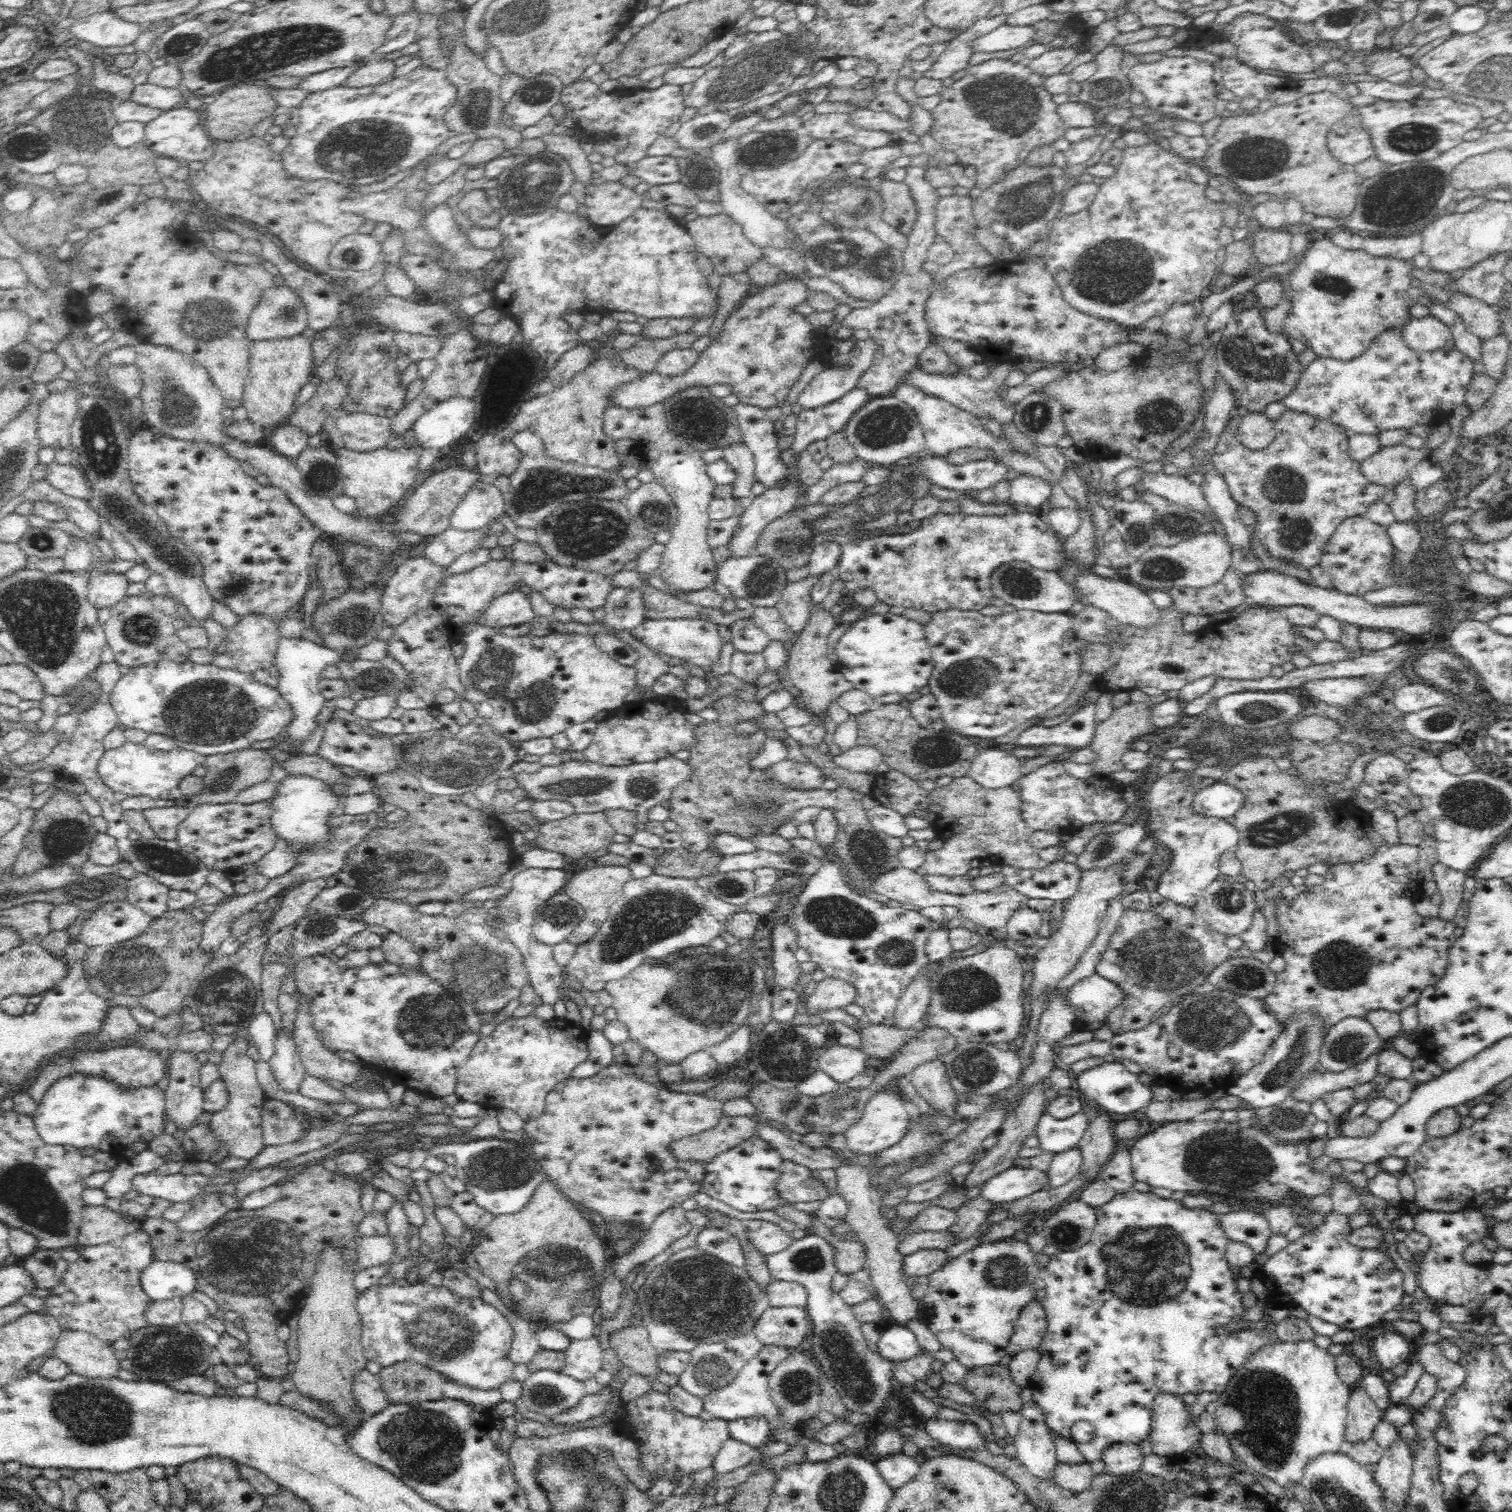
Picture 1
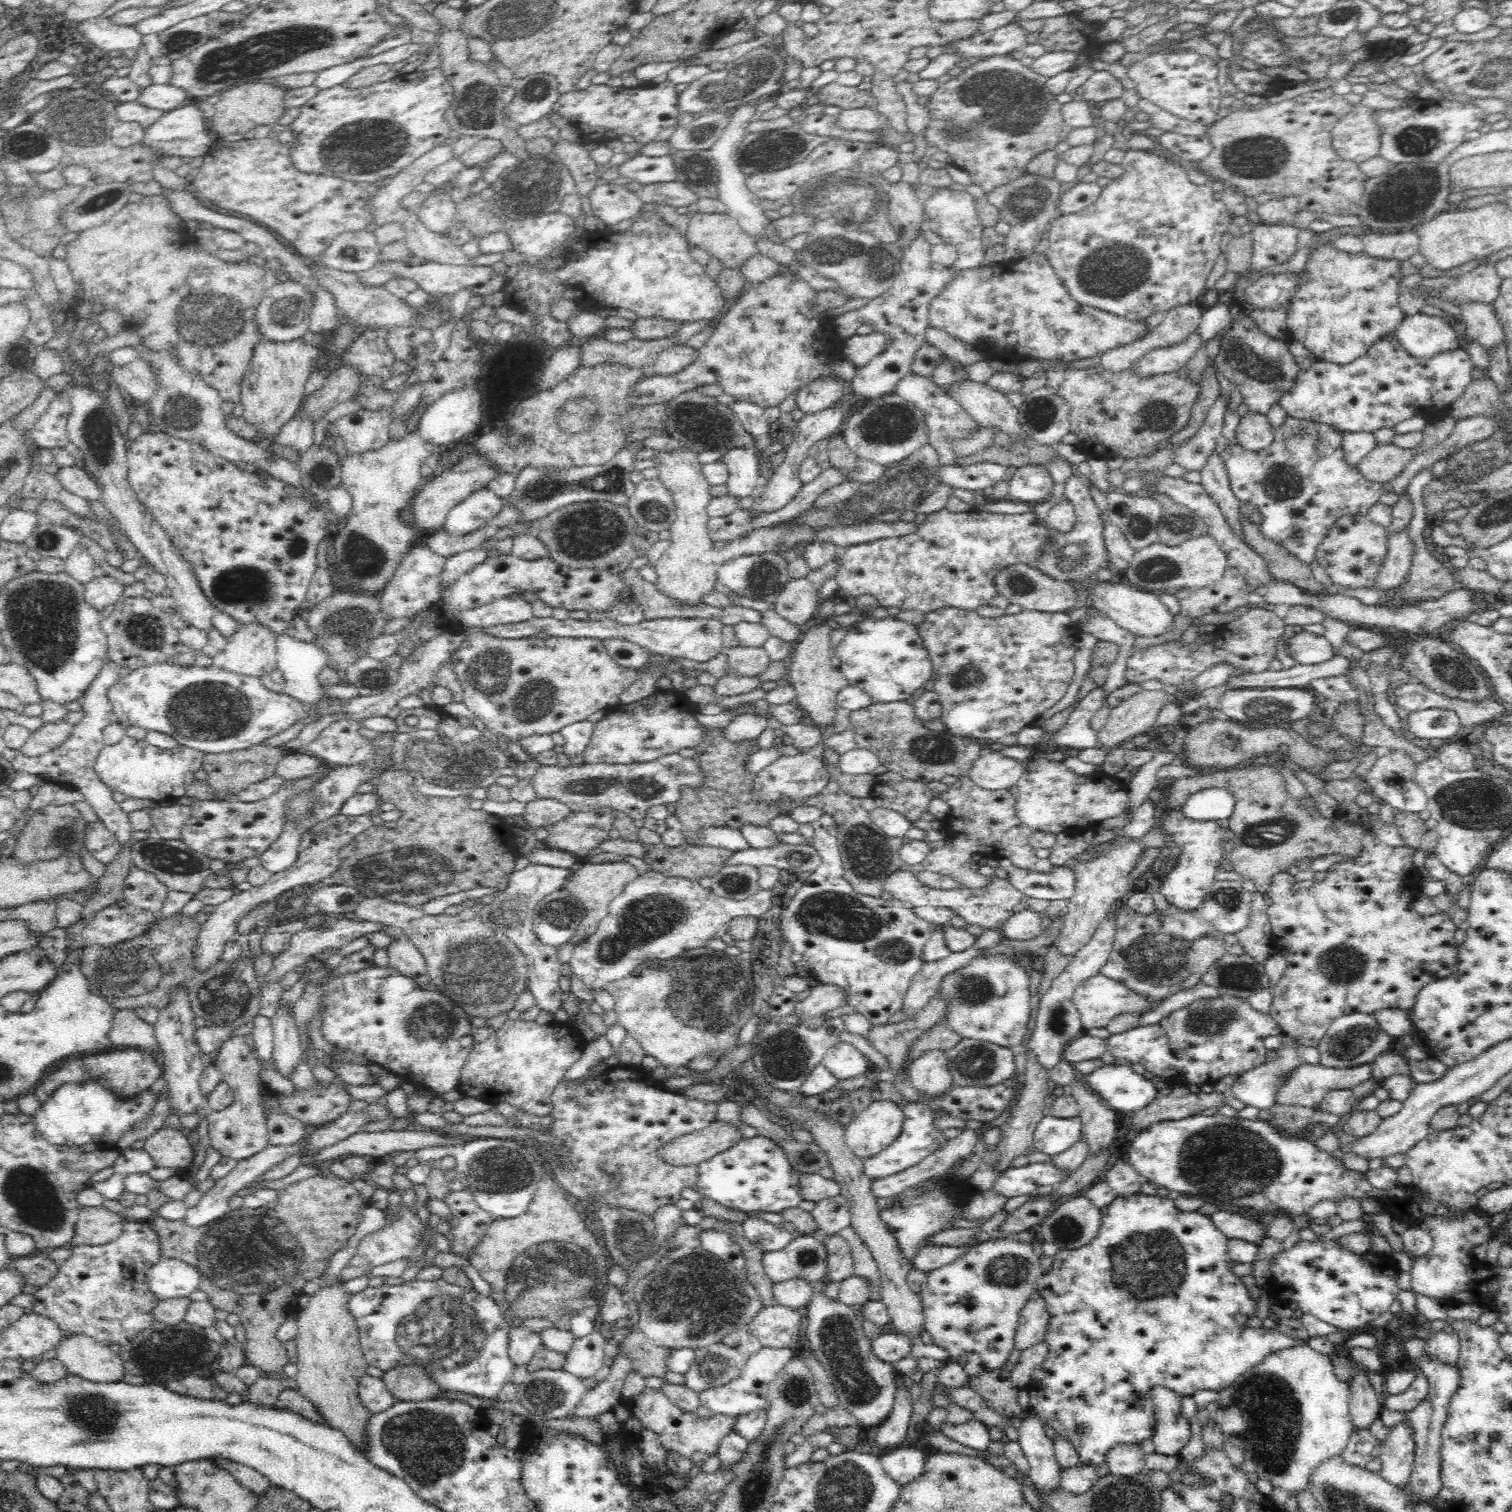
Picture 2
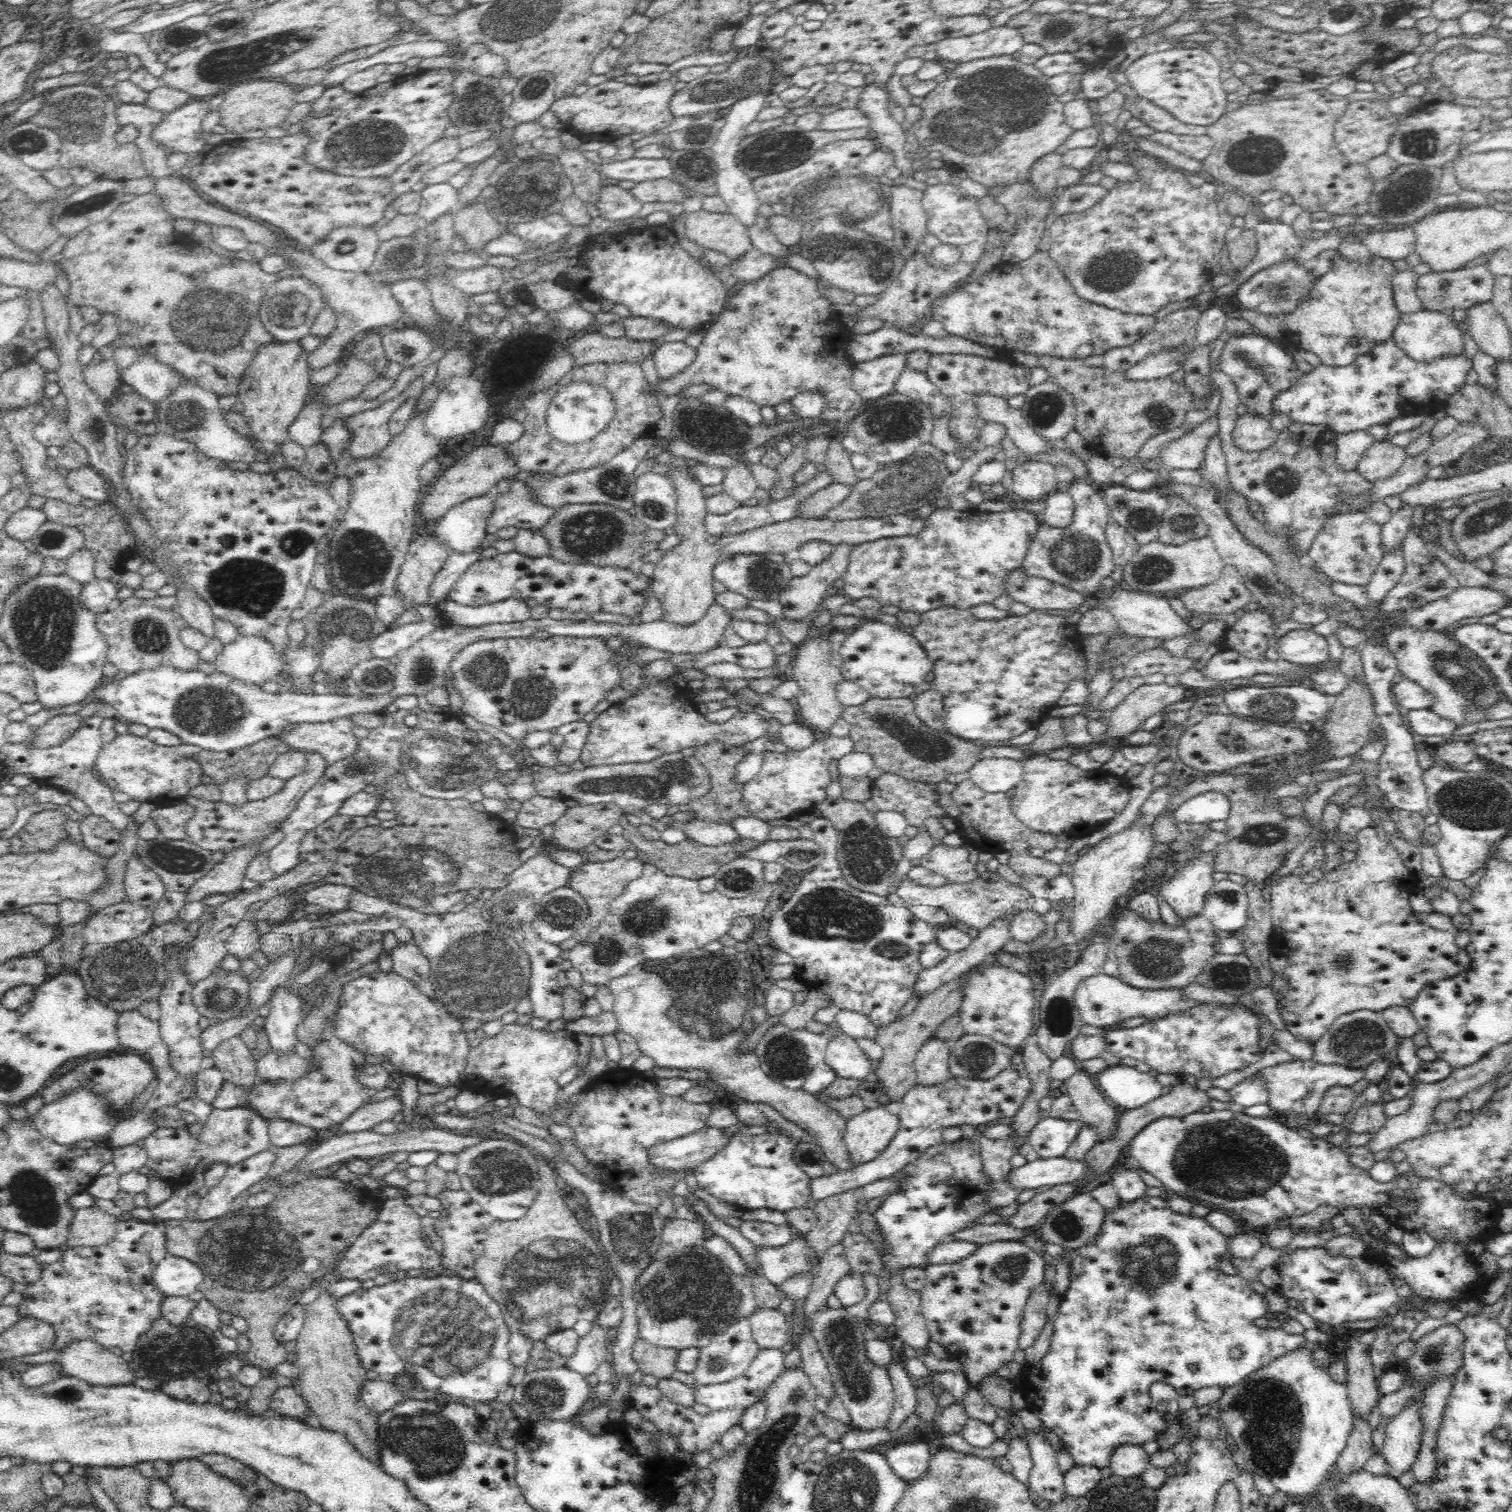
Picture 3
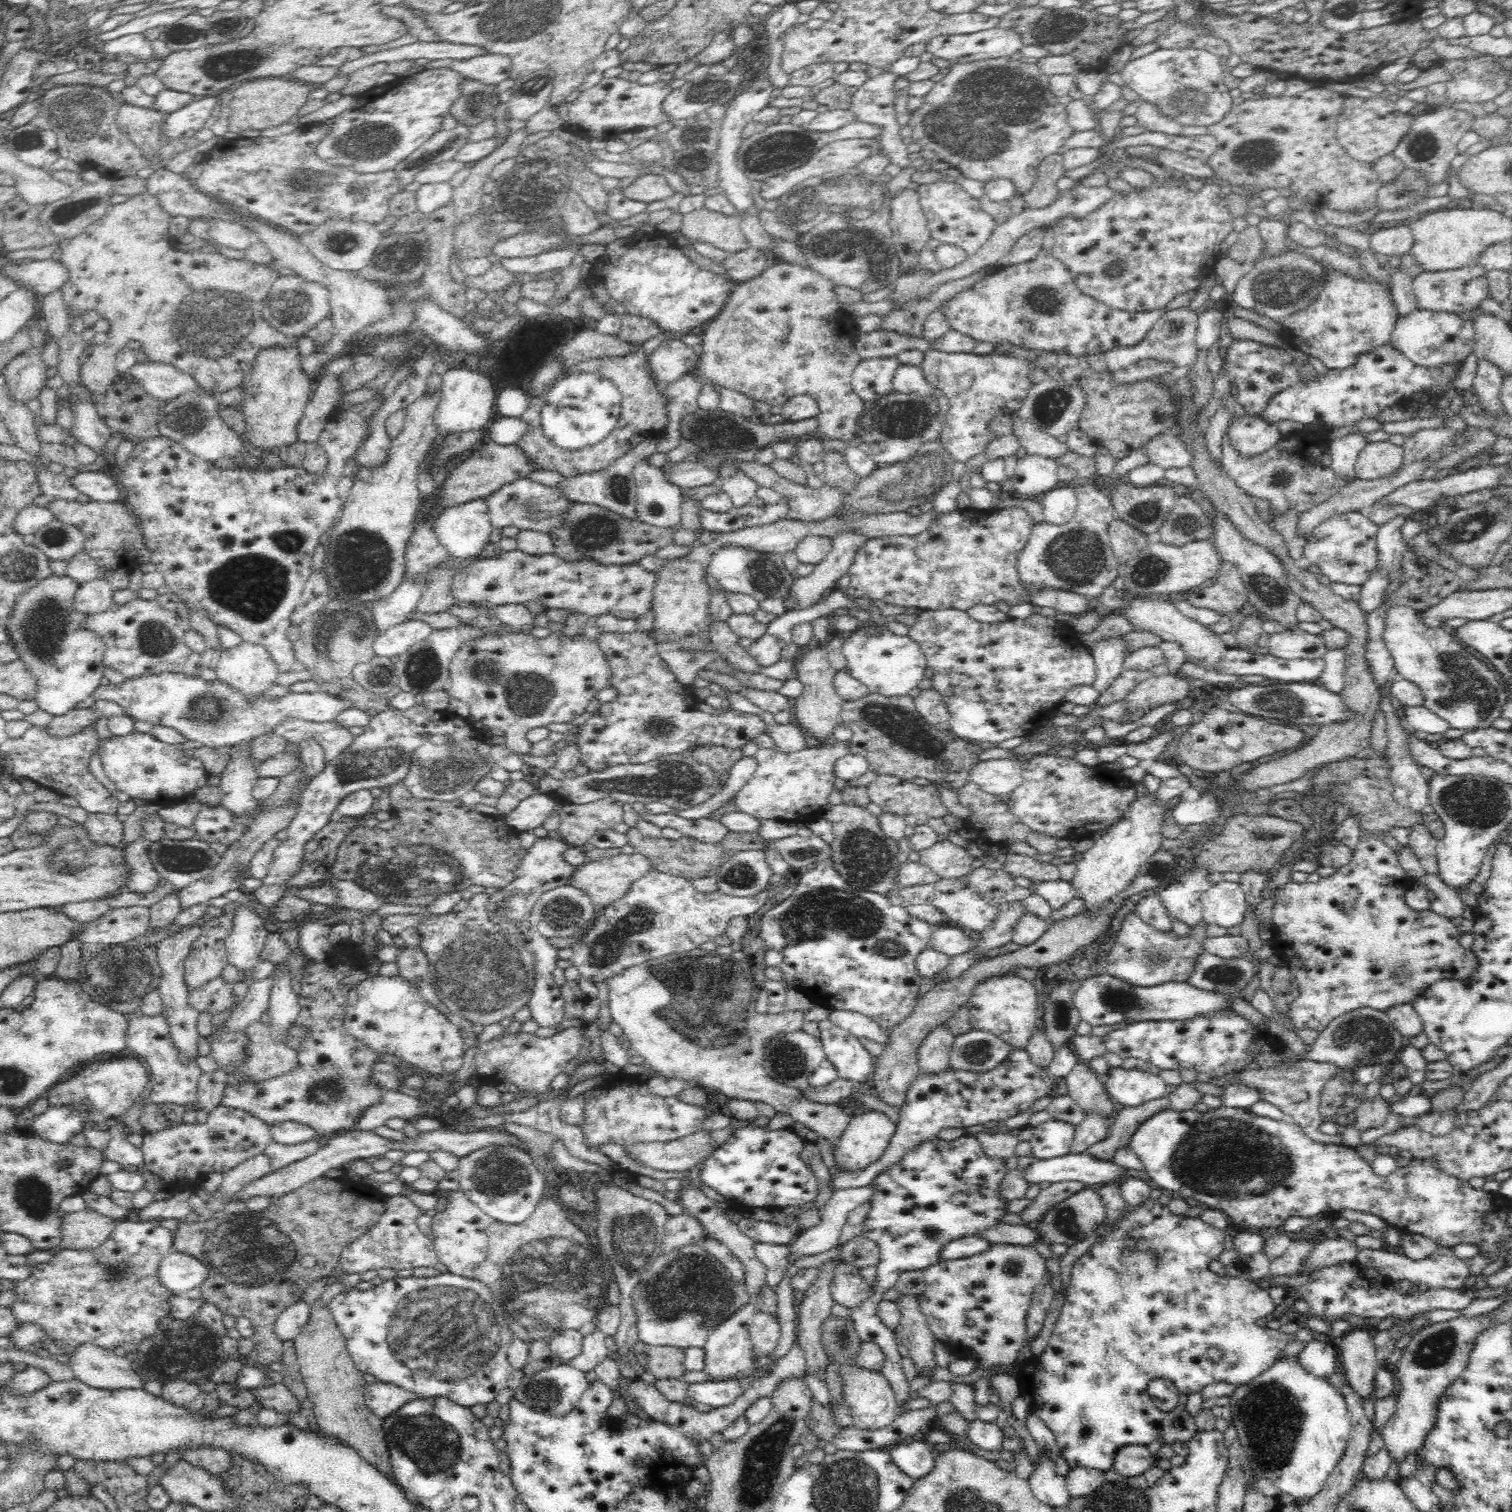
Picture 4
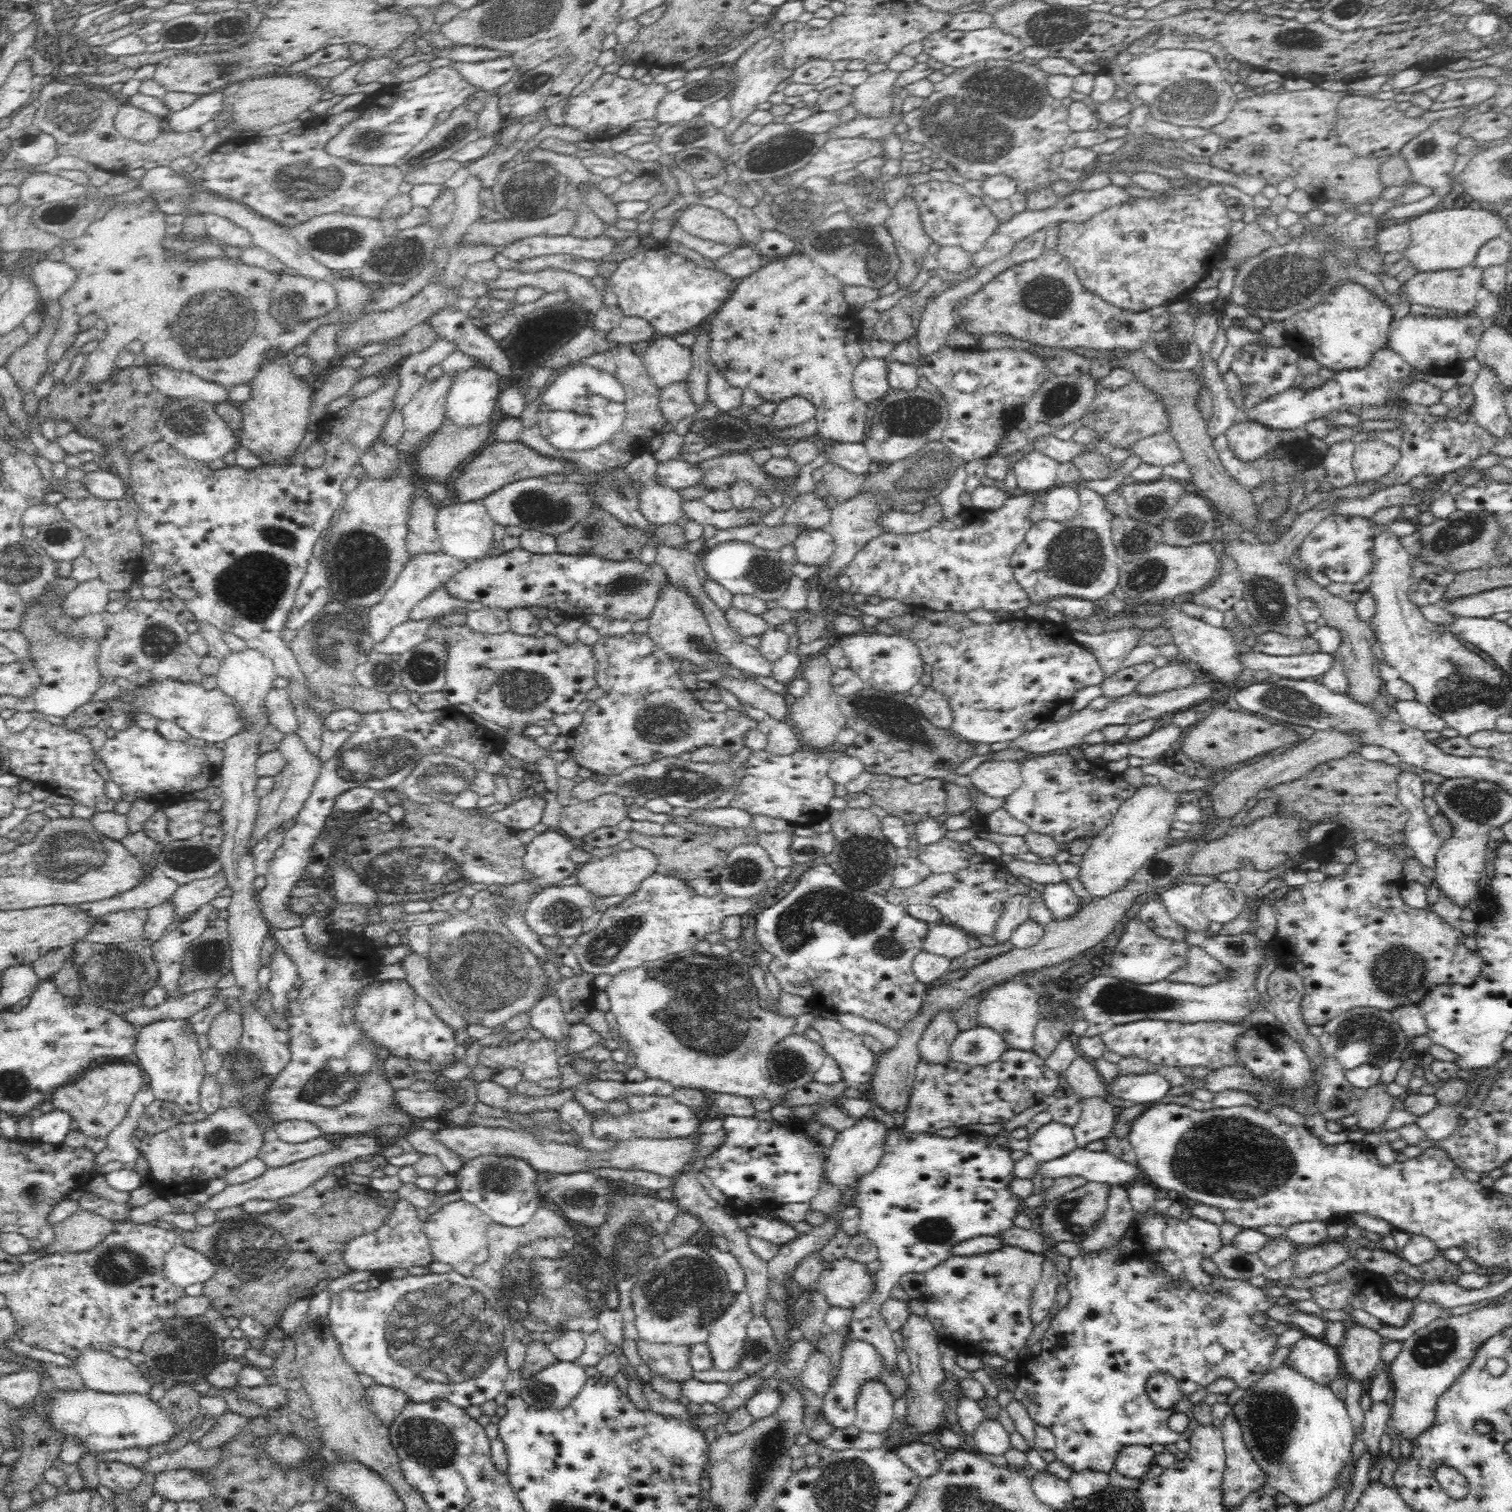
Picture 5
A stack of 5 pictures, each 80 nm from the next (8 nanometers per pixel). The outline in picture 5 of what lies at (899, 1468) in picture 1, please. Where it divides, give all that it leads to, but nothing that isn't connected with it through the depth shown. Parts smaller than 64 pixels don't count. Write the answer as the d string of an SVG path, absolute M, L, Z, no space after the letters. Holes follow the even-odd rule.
M914 1440L911 1443L900 1444L894 1448L894 1453L920 1479L928 1478L938 1470L940 1455L930 1443Z

